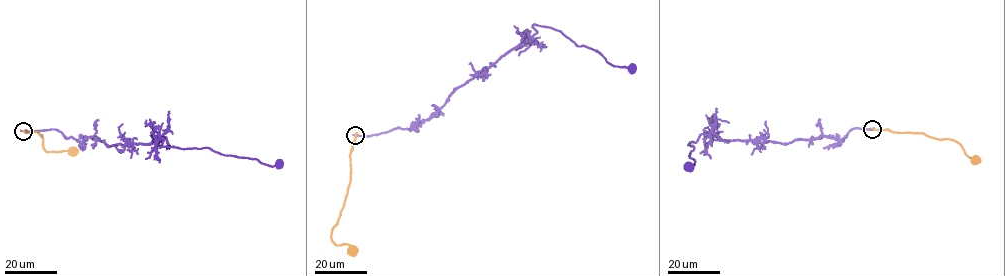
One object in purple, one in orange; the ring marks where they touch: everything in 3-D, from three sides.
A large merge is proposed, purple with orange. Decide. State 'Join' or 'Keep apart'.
Keep apart

